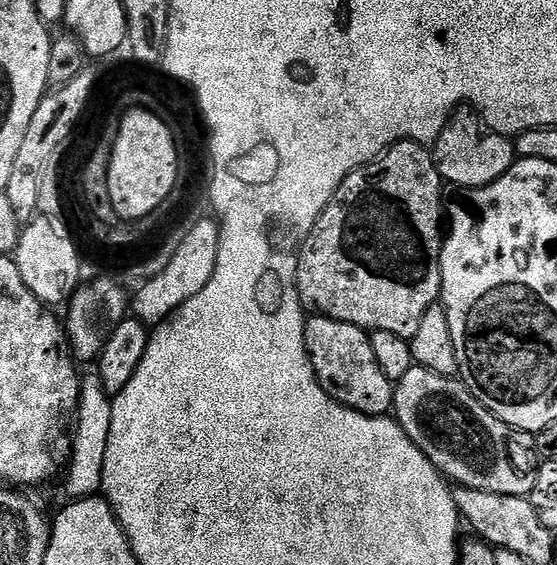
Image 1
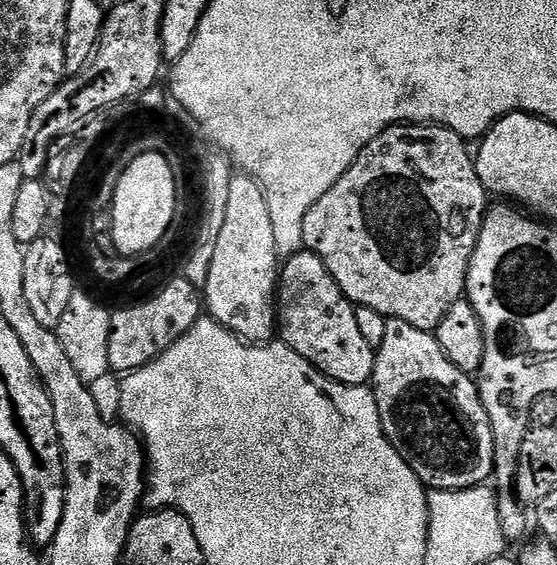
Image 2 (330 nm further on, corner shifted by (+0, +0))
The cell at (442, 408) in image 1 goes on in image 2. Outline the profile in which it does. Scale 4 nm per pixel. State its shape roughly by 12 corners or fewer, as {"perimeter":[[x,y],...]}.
{"perimeter":[[386,319],[370,387],[425,489],[493,475],[477,381]]}

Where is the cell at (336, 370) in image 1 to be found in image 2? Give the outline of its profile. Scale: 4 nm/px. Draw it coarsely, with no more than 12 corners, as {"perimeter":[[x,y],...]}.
{"perimeter":[[318,254],[283,261],[278,336],[339,384],[376,349]]}

